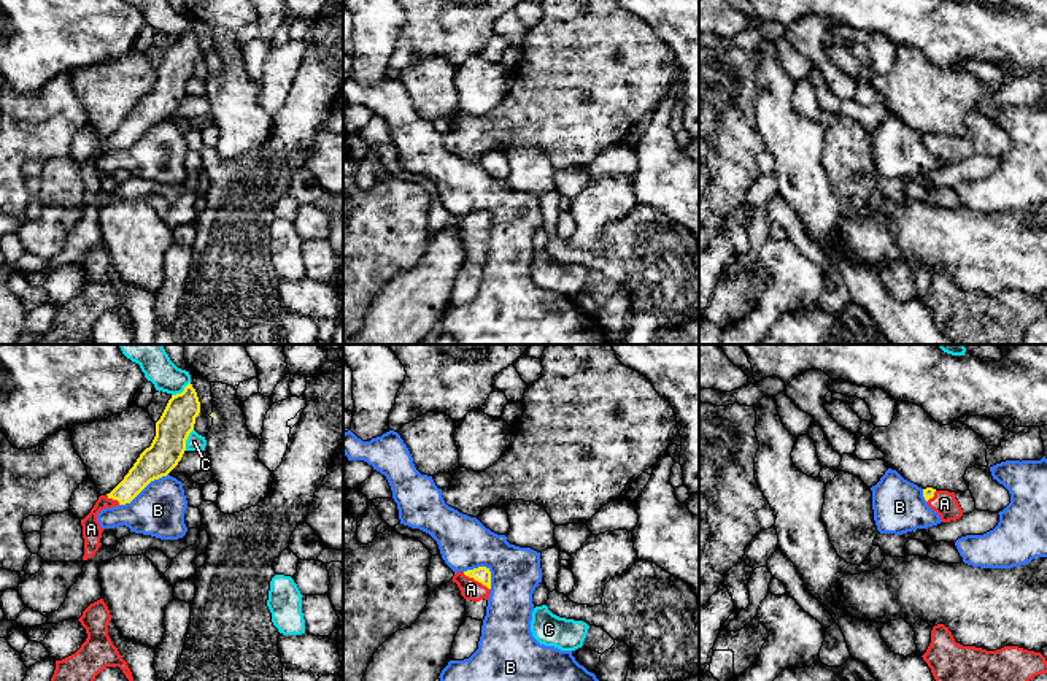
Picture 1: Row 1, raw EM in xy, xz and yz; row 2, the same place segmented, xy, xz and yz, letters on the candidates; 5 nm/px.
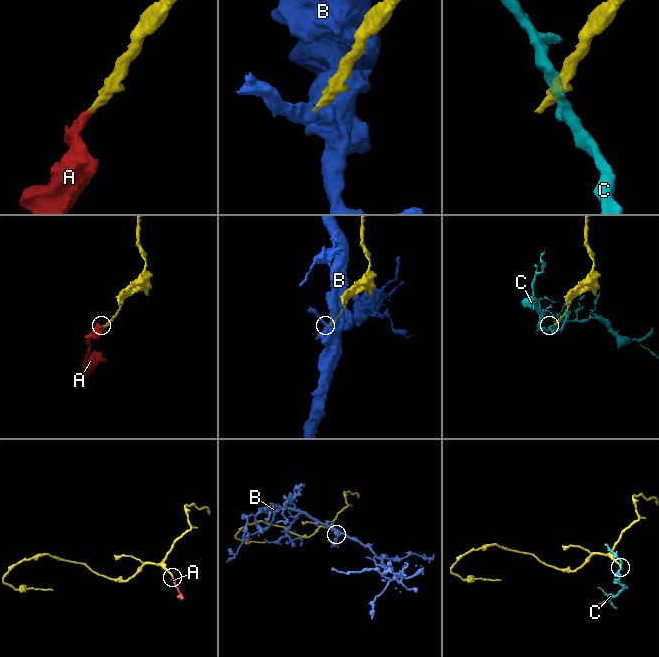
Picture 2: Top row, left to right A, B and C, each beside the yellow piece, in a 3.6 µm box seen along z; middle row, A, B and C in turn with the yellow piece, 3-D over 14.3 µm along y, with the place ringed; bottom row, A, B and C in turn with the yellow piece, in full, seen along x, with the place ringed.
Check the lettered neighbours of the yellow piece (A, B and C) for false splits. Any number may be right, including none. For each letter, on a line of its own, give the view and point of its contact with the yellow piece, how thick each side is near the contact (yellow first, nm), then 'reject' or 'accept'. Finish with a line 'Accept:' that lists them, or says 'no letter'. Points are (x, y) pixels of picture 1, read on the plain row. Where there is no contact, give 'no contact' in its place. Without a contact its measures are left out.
A: meets yellow in xz at (477, 224); 80 nm thick on the yellow side, 110 nm on the other; accept
B: meets yellow in xy at (143, 132); 170 nm thick on the yellow side, 260 nm on the other; reject
C: meets yellow in xy at (186, 83); 170 nm thick on the yellow side, 90 nm on the other; reject
Accept: A

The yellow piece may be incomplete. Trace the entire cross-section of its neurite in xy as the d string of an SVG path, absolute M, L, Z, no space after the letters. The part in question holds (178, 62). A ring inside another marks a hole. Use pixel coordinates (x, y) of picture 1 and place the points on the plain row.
M191 27L181 38L172 40L156 67L151 90L140 98L124 124L110 138L100 140L91 157L81 164L83 205L94 202L102 190L100 183L105 173L100 171L97 159L105 152L130 148L151 125L167 121L181 105L199 57L200 46Z

